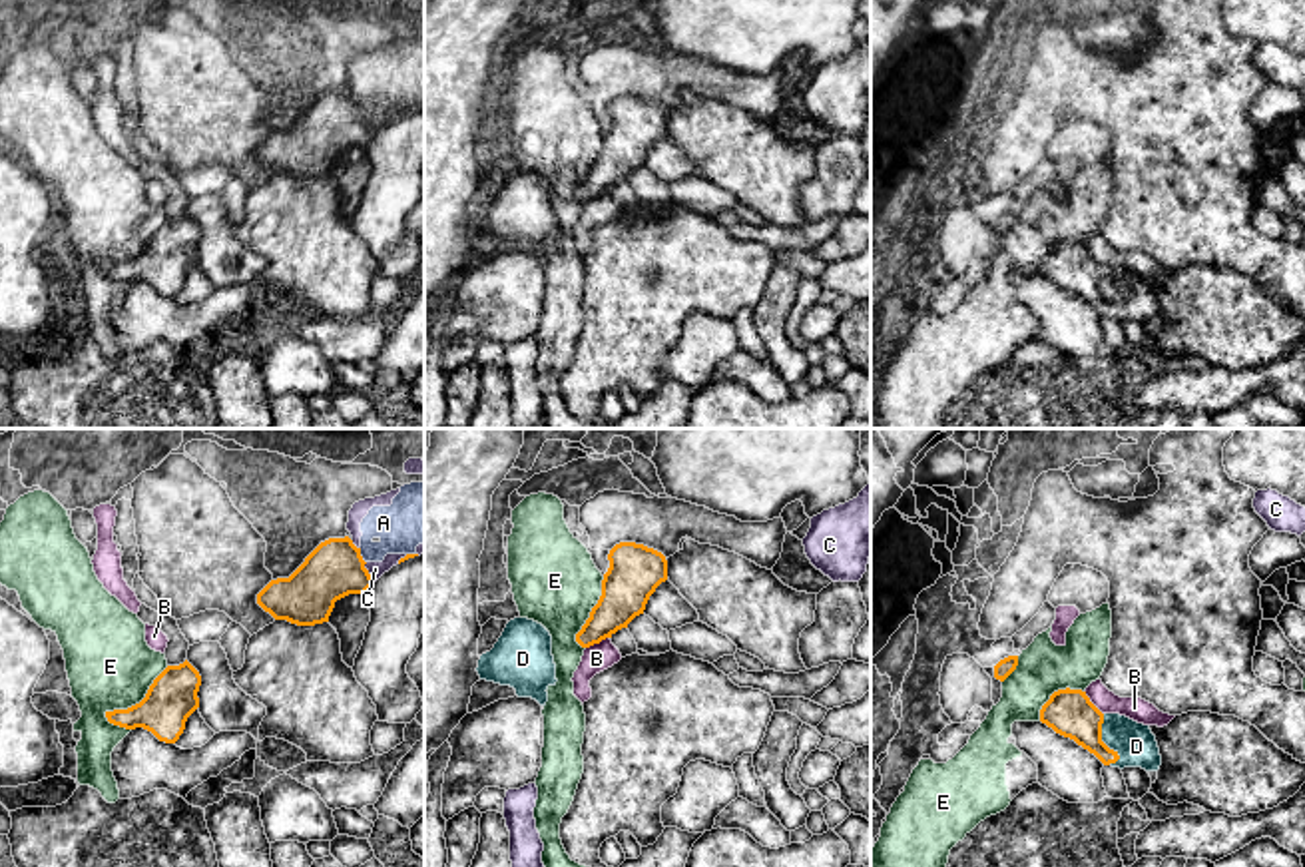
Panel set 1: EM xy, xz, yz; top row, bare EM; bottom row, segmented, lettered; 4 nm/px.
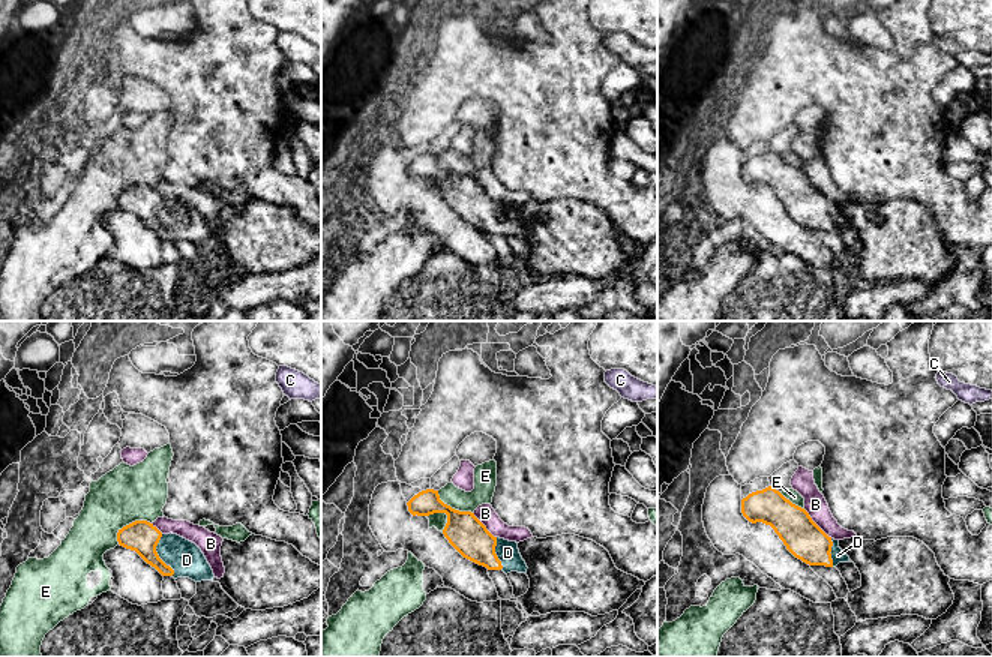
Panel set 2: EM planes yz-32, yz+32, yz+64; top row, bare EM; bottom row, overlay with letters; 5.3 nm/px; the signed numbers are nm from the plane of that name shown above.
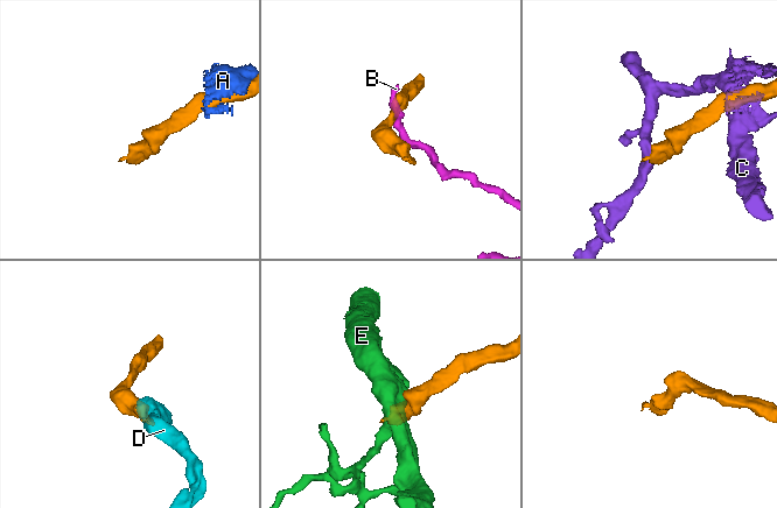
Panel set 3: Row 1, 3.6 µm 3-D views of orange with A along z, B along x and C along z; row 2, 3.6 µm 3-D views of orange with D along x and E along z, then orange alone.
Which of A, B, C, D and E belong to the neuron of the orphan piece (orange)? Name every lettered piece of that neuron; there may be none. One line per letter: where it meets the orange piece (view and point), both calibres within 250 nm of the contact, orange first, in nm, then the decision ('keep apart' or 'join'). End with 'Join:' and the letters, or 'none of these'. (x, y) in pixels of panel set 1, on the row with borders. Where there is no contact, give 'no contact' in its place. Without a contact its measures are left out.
A: xy (361, 557) | 240/200 nm | keep apart
B: xz (596, 642) | 200/120 nm | keep apart
C: xy (367, 573) | 240/60 nm | keep apart
D: yz (1100, 740) | 190/160 nm | join
E: xy (136, 704) | 200/360 nm | keep apart
Join: D

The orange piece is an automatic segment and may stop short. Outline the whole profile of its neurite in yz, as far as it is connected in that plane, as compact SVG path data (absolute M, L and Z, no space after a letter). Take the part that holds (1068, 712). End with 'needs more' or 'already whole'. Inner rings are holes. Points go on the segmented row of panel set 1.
M1058 690L1040 710L1040 722L1074 739L1104 765L1158 771L1160 747L1150 725L1120 714L1102 714L1082 690Z; needs more

